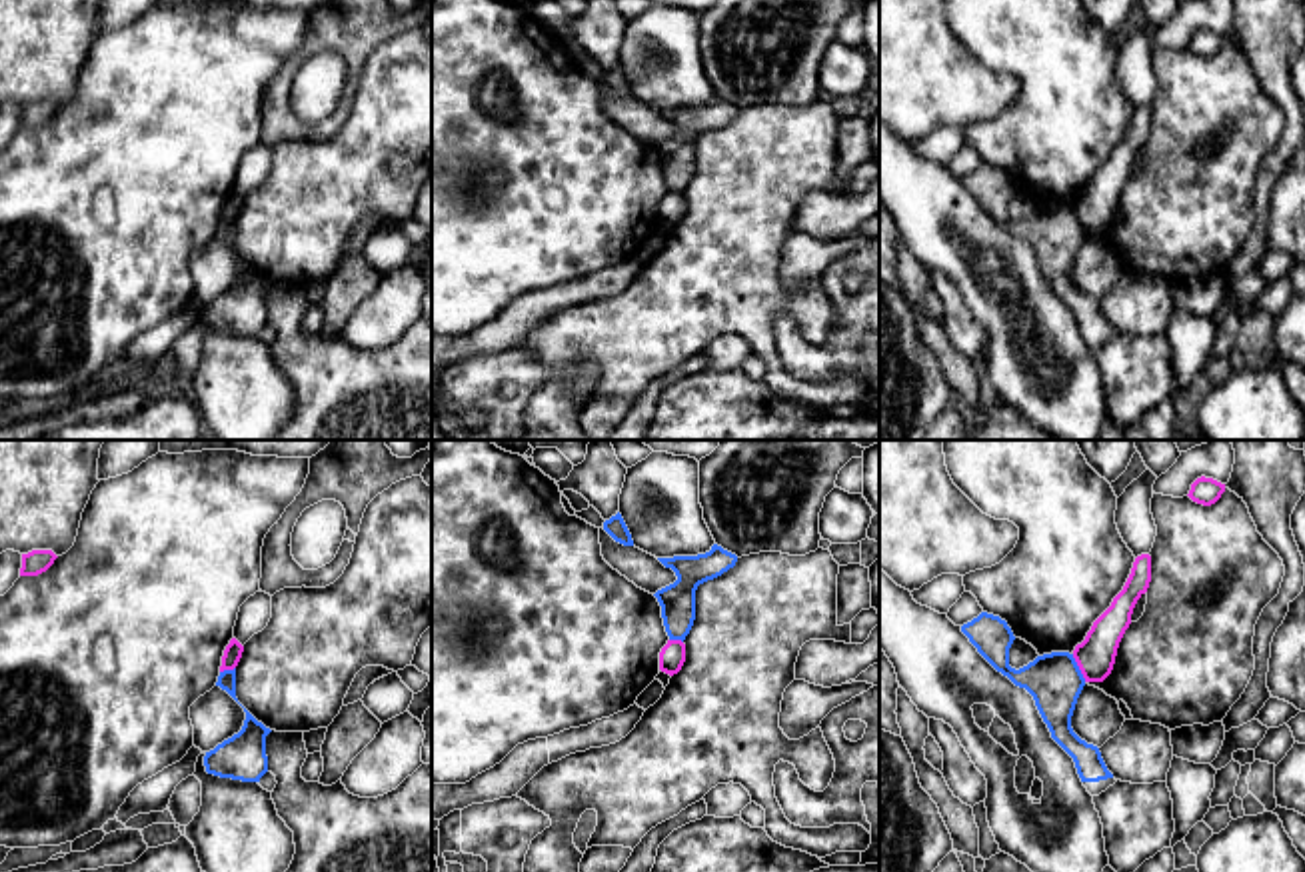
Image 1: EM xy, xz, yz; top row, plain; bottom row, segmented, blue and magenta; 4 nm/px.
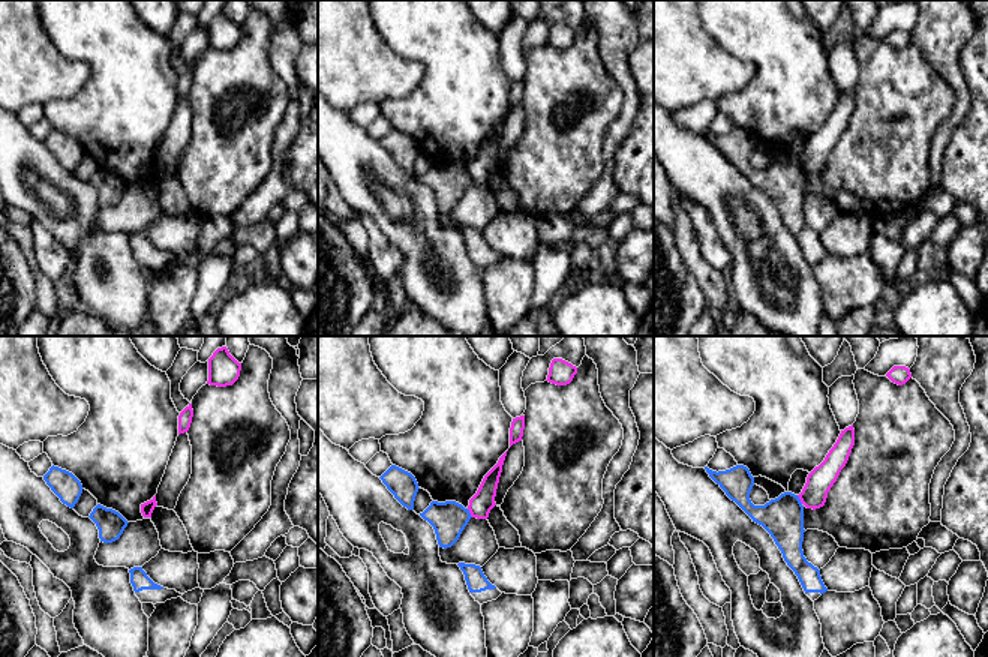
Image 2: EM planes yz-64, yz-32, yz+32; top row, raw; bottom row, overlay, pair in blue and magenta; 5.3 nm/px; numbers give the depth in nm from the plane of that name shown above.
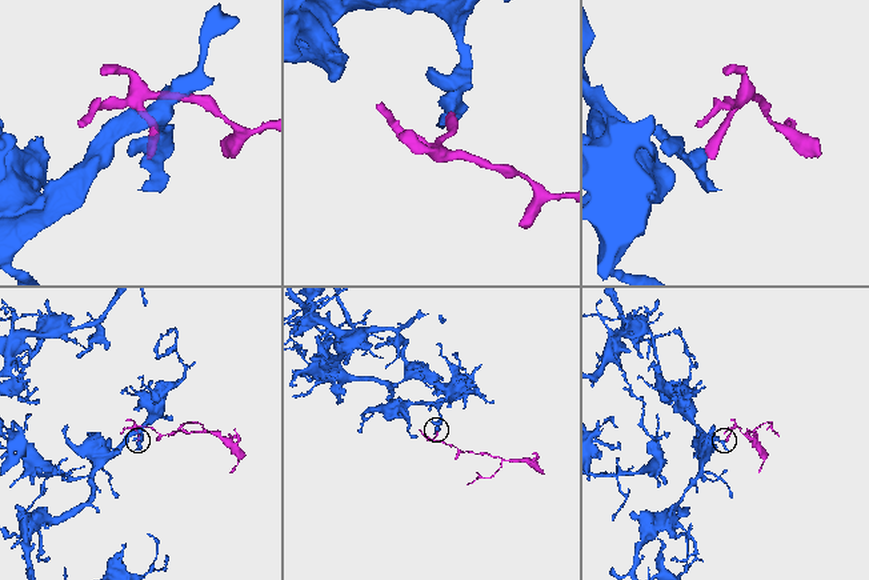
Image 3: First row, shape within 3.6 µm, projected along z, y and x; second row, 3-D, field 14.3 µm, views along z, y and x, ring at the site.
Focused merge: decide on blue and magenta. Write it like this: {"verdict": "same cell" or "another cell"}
{"verdict": "another cell"}

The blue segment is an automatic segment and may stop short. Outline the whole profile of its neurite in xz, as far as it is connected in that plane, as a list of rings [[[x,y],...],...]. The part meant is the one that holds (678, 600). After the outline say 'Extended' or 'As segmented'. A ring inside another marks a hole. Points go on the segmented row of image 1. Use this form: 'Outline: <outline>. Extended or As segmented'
Outline: [[[713,544],[697,556],[657,558],[671,568],[677,580],[653,596],[661,606],[661,618],[669,640],[685,640],[695,620],[695,590],[735,566],[737,556]]]. As segmented

